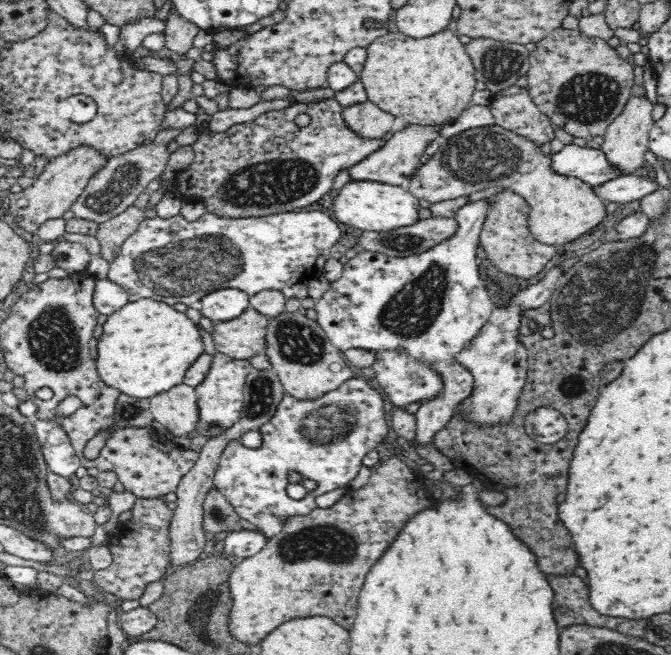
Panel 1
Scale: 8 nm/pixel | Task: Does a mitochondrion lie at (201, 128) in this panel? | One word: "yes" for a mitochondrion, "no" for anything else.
no

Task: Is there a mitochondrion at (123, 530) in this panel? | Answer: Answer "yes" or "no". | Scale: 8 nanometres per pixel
no

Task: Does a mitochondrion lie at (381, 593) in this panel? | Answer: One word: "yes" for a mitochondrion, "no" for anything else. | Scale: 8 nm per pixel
no

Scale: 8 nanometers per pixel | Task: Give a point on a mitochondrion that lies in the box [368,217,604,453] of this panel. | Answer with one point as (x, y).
(411, 311)

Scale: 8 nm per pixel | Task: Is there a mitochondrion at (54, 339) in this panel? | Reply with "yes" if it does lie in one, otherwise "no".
yes

